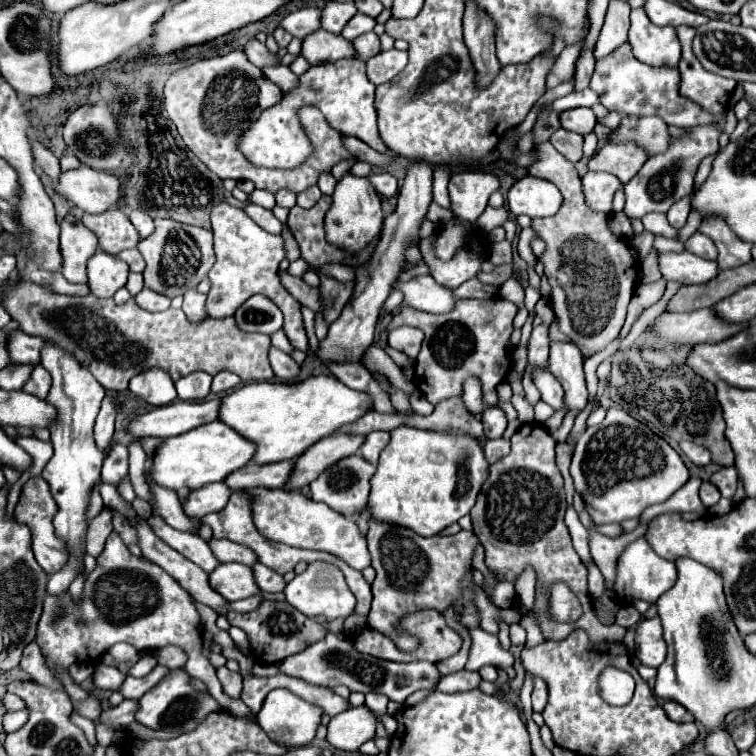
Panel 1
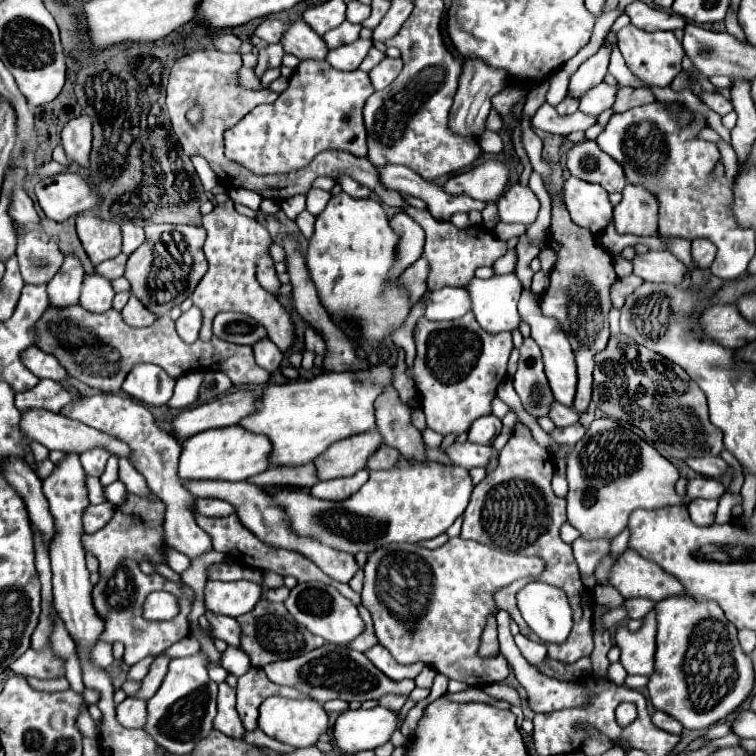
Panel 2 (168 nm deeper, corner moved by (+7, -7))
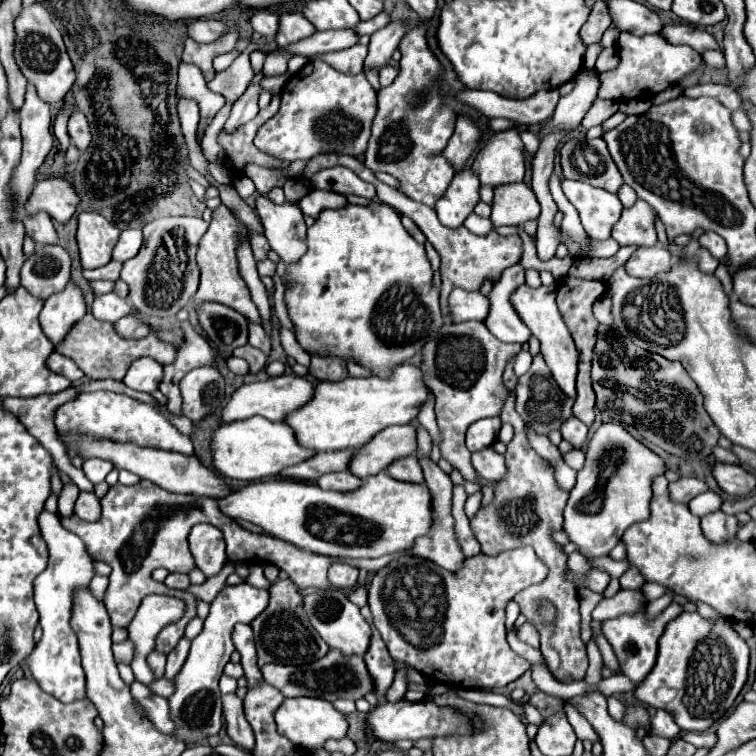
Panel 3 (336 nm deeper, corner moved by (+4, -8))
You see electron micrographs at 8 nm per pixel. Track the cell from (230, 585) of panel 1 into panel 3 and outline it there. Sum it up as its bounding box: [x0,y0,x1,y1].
[168,582,268,746]

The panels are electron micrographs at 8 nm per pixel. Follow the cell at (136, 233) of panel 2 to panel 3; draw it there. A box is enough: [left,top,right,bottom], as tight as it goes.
[112,228,144,262]

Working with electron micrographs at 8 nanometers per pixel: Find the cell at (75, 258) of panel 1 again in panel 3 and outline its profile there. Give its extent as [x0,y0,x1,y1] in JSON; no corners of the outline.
[40,282,86,344]

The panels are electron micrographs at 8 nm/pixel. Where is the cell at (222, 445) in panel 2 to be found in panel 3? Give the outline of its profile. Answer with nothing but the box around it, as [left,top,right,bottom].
[210,416,314,482]

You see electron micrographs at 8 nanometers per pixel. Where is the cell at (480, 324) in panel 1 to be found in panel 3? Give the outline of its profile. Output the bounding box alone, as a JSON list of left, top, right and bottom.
[420,322,522,482]

